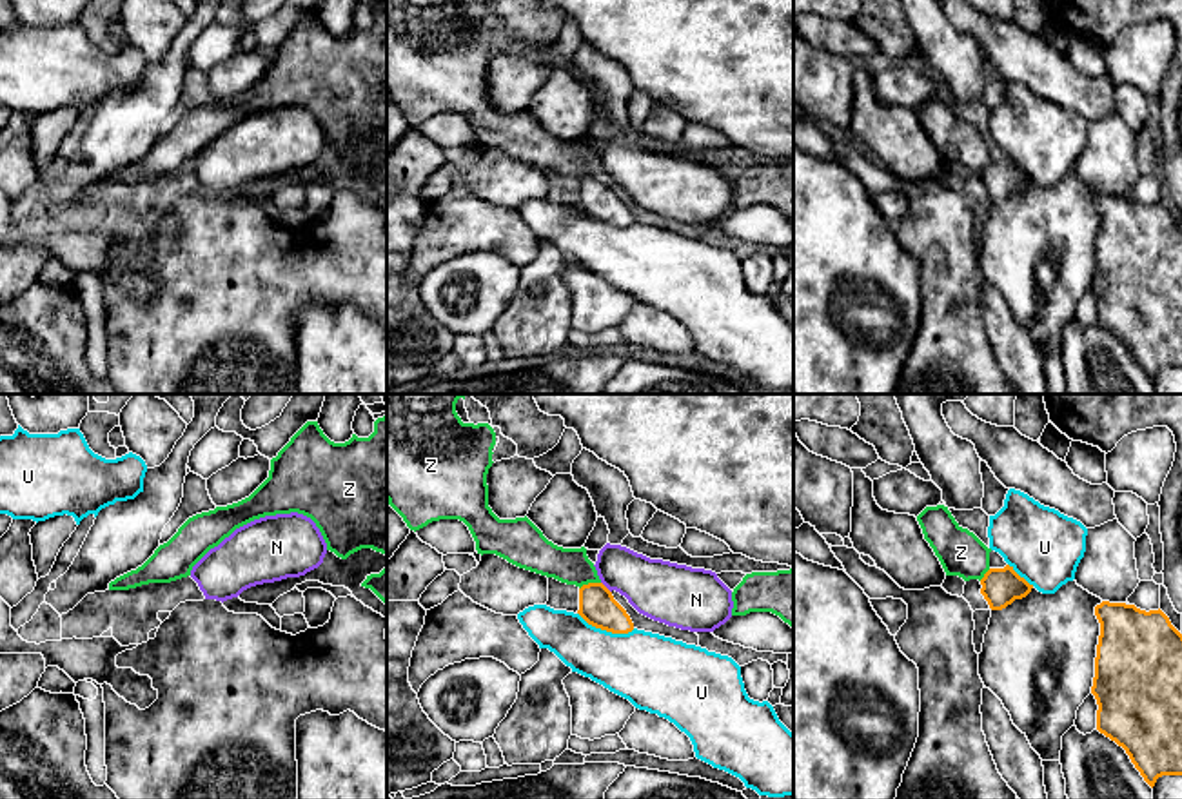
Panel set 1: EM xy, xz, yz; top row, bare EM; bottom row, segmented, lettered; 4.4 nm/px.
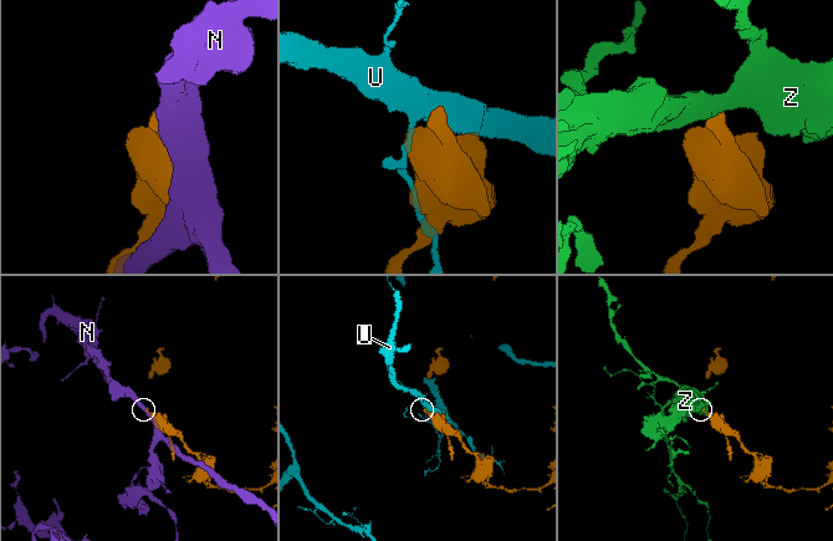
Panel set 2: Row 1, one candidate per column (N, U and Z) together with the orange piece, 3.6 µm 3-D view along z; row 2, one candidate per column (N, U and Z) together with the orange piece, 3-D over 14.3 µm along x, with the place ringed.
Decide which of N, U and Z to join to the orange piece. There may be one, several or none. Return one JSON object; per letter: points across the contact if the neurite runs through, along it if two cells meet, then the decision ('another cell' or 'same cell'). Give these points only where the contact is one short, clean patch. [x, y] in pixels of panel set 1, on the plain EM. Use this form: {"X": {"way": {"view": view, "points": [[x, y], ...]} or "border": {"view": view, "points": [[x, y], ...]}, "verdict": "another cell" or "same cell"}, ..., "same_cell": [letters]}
{"N": {"verdict": "another cell"}, "U": {"verdict": "another cell"}, "Z": {"border": {"view": "xz", "points": [[600, 175], [589, 175], [580, 182]]}, "verdict": "another cell"}, "same_cell": []}

